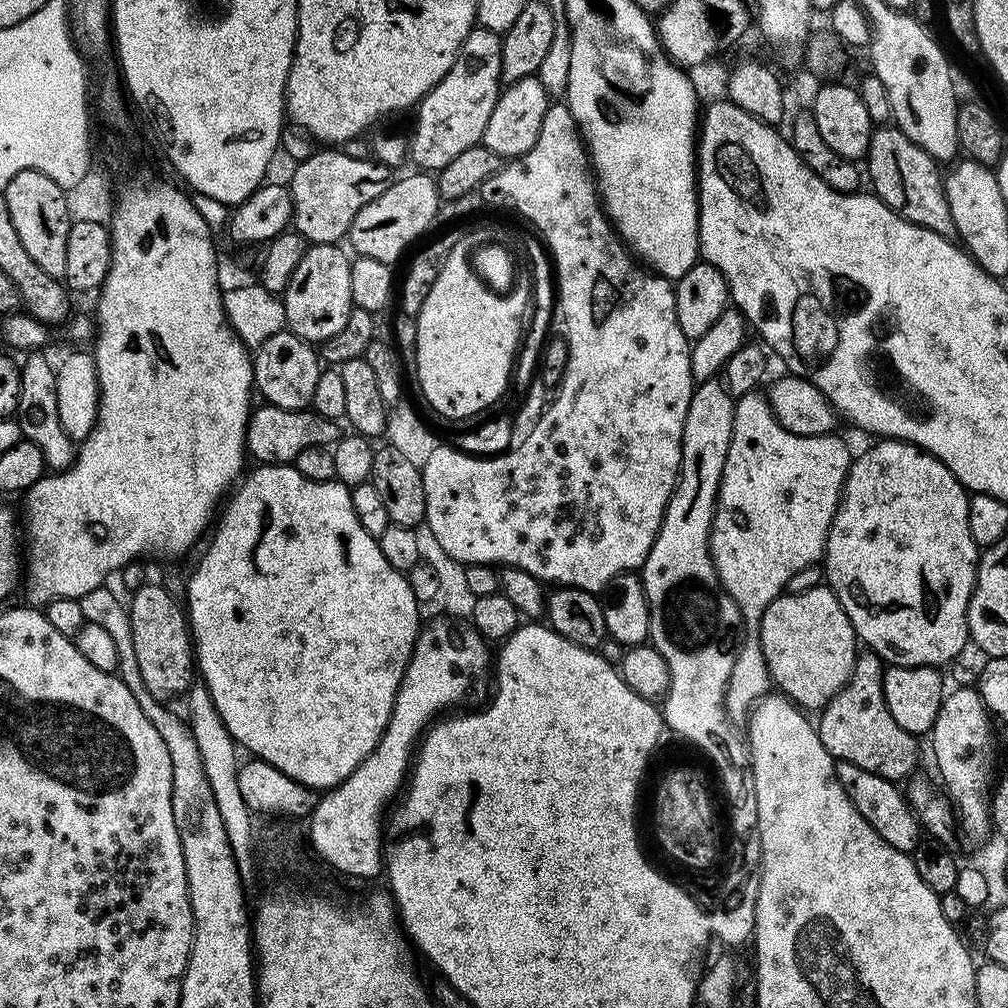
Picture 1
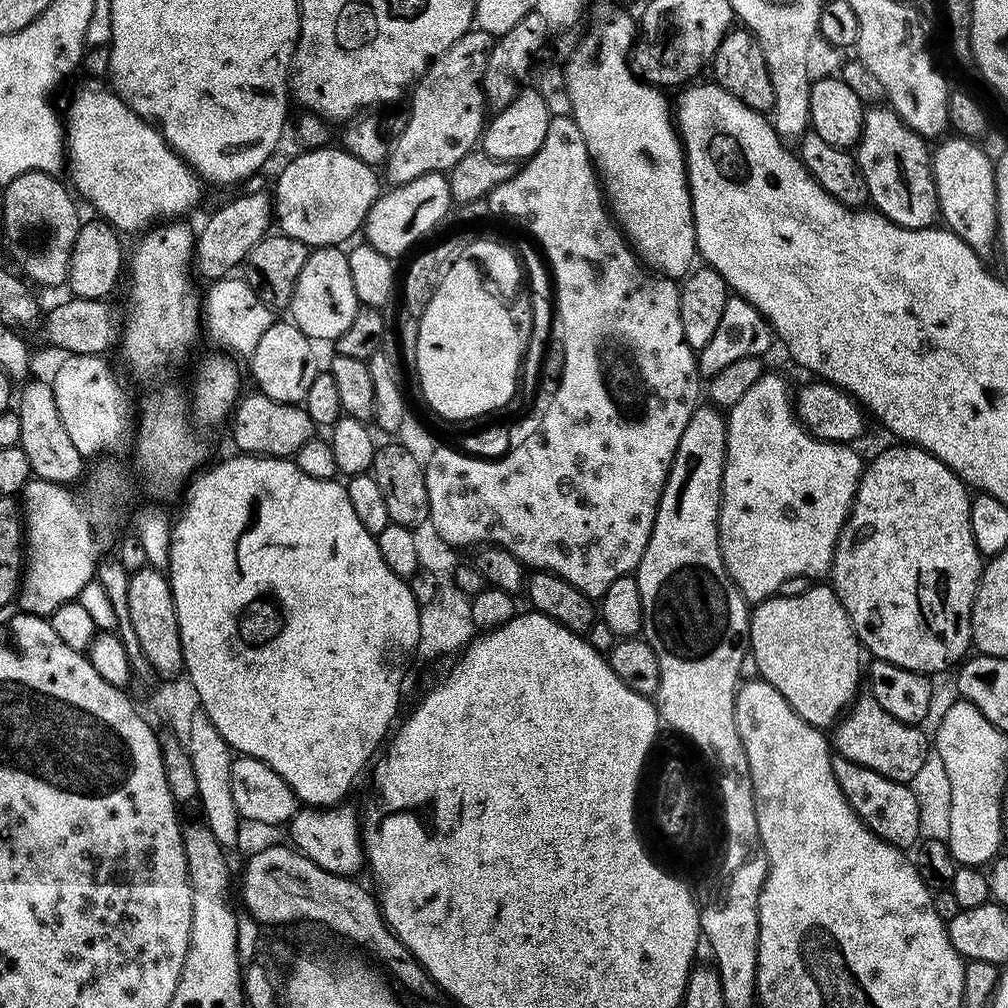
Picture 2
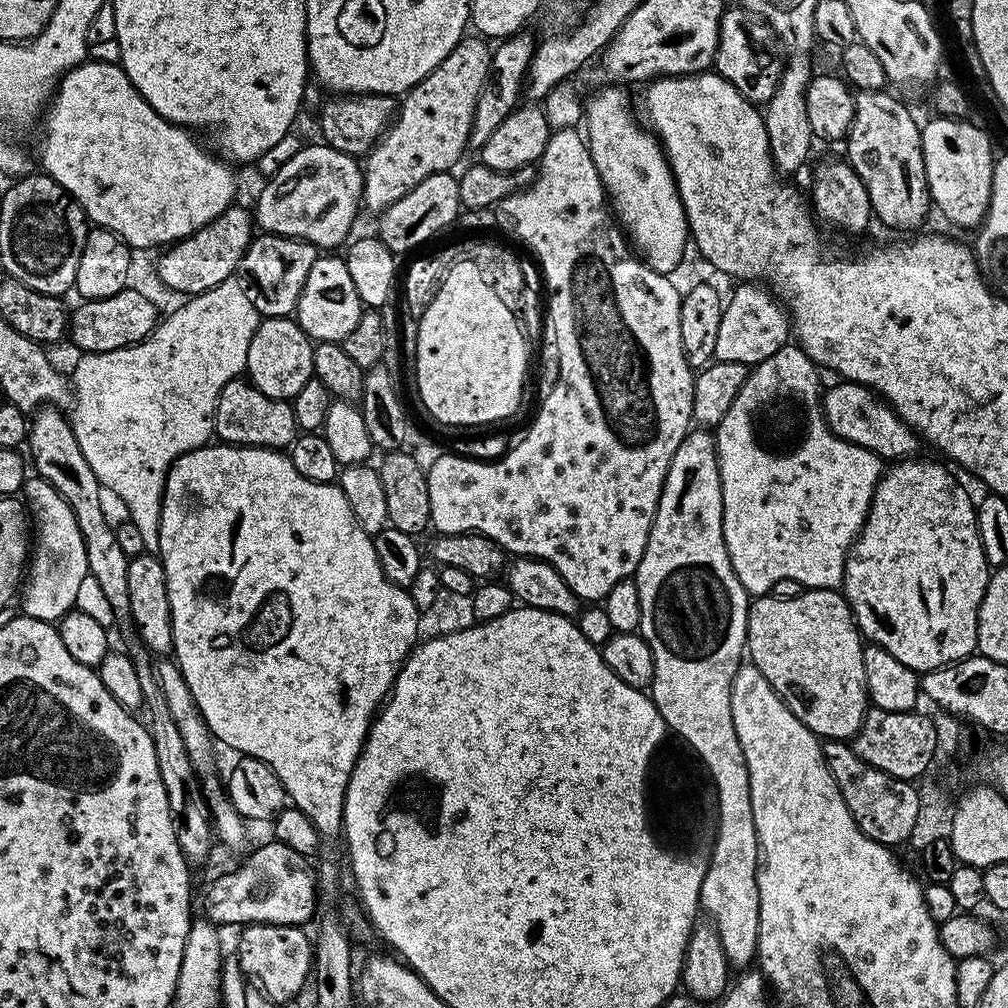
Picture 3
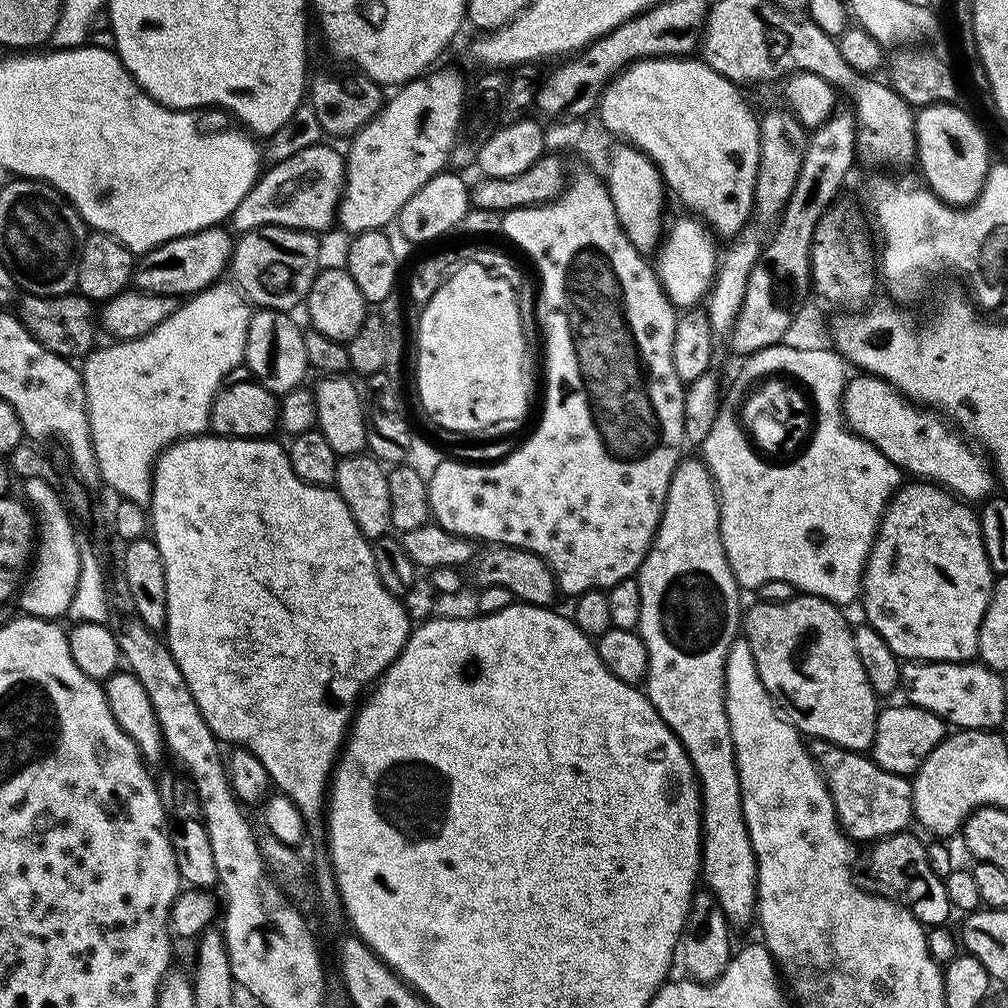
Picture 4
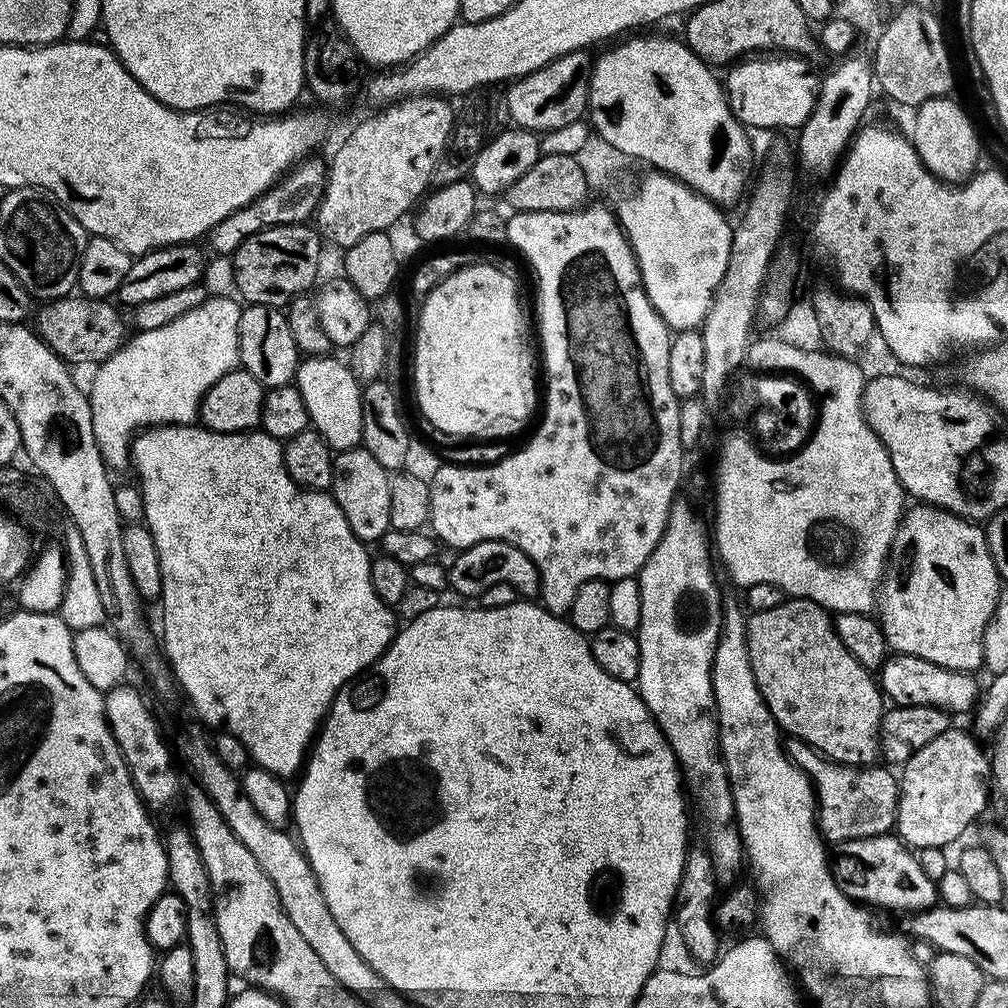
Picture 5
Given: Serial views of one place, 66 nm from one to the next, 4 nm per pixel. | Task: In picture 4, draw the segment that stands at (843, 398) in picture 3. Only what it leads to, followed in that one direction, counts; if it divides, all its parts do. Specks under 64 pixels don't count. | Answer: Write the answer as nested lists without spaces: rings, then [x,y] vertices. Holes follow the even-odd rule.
[[[853,375],[844,385],[842,407],[844,423],[849,429],[873,444],[895,468],[907,475],[909,472],[912,475],[909,477],[939,484],[965,502],[983,502],[993,495],[994,469],[991,463],[945,417],[913,404],[882,378]]]

